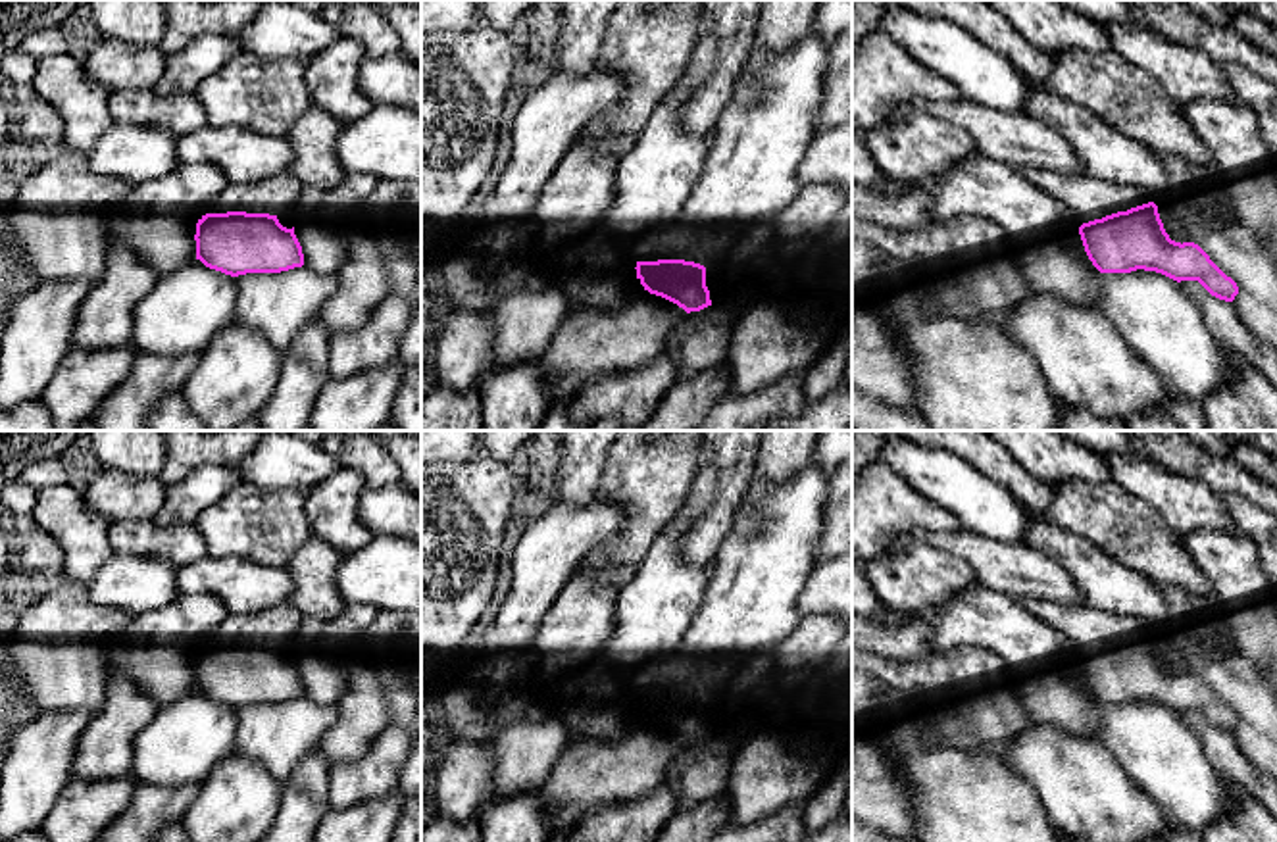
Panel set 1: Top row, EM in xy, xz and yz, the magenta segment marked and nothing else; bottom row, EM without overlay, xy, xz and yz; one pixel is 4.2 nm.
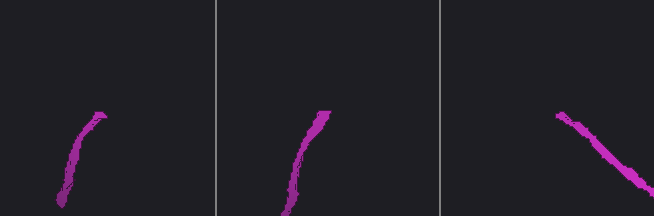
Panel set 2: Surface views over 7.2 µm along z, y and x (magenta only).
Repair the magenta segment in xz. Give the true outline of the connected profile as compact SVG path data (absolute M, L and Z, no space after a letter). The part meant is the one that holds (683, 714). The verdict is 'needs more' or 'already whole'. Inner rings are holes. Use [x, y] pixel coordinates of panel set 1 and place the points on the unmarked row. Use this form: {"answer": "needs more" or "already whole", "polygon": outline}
{"answer": "needs more", "polygon": "M673 650L629 677L637 692L637 709L650 725L662 727L687 744L712 736L706 698L715 684L725 694L744 661L746 652L690 654Z"}

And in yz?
{"answer": "needs more", "polygon": "M1019 602L1069 642L1085 682L1100 704L1144 700L1177 713L1198 711L1212 727L1225 732L1233 732L1239 725L1237 713L1198 675L1169 669L1158 636L1144 621L1087 604Z"}

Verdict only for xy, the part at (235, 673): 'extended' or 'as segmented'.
extended

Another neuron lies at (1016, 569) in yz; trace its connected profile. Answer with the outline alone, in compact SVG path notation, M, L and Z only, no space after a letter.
M915 531L914 538L964 559L981 586L1014 600L1085 606L1069 573L1027 542L1004 542L971 531Z

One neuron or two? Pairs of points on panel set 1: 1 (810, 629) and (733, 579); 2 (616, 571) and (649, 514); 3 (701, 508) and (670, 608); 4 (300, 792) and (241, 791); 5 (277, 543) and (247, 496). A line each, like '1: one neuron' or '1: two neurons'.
1: two neurons
2: one neuron
3: one neuron
4: two neurons
5: one neuron

